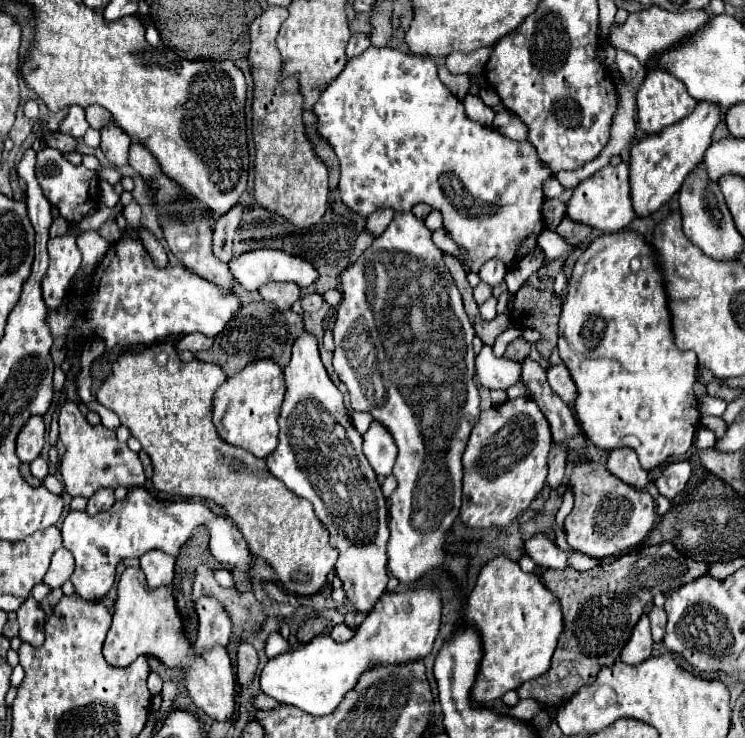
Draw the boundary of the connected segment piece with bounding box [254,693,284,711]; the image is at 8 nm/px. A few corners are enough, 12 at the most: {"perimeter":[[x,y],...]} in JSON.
{"perimeter":[[260,693],[254,697],[260,709],[264,711],[278,709],[284,703]]}

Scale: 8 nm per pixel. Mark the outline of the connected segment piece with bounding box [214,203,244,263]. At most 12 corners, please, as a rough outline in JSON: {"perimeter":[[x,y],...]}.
{"perimeter":[[238,203],[218,217],[214,253],[224,263],[232,255],[232,241],[244,207]]}

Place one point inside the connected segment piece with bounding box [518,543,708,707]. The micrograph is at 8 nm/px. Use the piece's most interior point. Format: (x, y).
(601, 607)

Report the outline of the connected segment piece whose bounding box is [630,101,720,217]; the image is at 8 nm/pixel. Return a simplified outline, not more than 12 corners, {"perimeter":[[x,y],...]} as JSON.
{"perimeter":[[720,107],[694,111],[630,151],[640,217],[654,213],[700,163]]}

